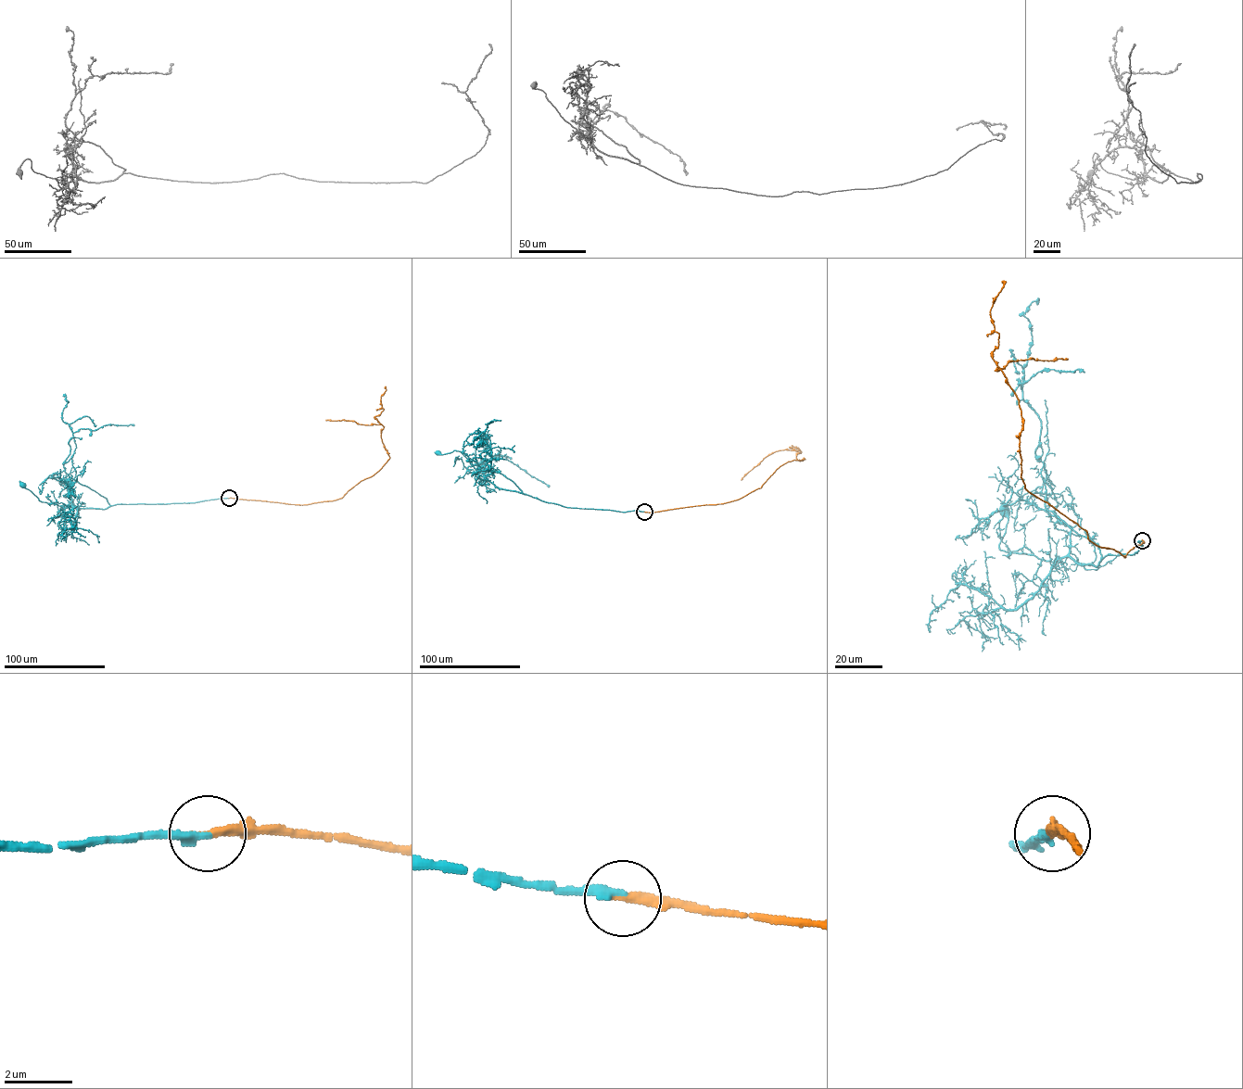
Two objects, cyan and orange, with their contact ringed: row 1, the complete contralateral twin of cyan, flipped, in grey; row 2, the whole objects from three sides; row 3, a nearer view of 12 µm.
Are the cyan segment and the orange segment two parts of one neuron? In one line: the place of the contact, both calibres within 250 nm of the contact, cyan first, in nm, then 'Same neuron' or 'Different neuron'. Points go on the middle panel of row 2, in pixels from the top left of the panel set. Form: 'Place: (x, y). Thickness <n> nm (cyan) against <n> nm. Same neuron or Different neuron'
Place: (644, 512). Thickness 240 nm (cyan) against 280 nm. Same neuron

